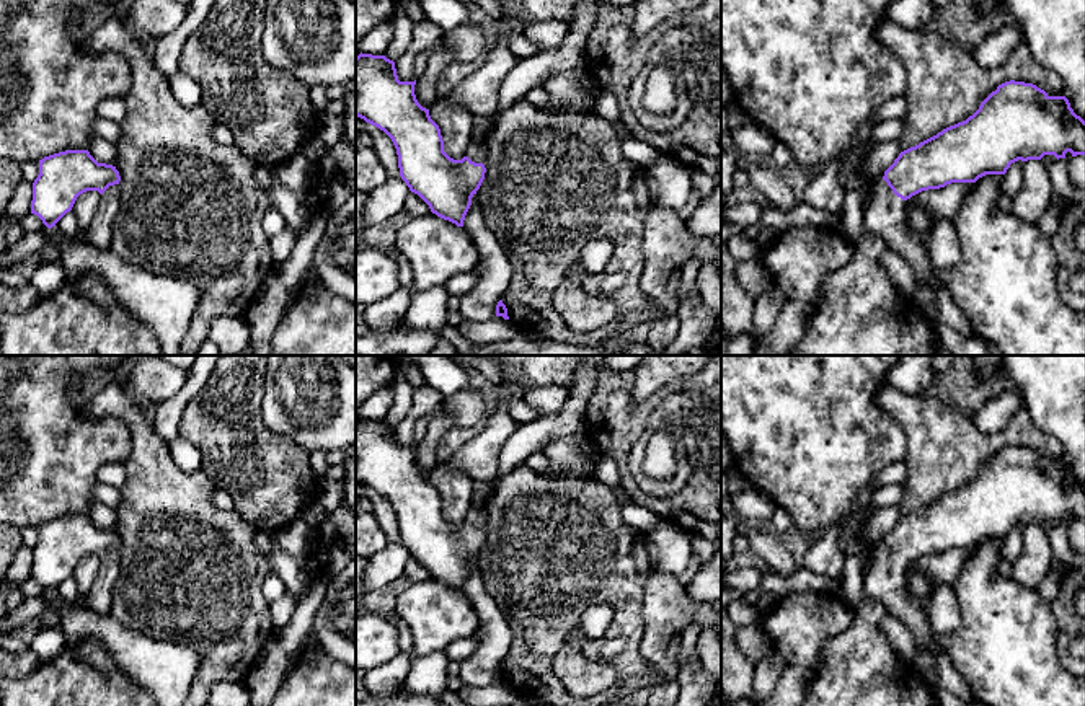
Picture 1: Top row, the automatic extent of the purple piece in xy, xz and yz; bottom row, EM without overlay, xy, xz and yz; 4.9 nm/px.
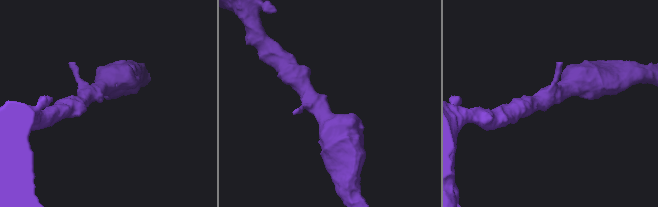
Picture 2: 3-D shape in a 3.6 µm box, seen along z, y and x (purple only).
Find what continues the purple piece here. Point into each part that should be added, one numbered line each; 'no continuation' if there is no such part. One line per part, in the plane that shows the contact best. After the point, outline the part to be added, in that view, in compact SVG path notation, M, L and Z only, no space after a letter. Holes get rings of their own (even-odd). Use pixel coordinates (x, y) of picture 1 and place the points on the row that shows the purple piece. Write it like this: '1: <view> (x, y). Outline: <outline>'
1: yz (885, 214). Outline: M881 178L863 207L865 225L871 233L883 238L886 246L904 256L917 274L915 303L923 316L937 323L937 293L928 285L928 276L933 271L927 254L925 235L914 233L906 223L906 201L897 197L888 183Z

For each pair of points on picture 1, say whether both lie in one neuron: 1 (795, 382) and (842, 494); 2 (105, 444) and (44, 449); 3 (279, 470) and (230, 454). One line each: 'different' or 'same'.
1: same
2: same
3: same

